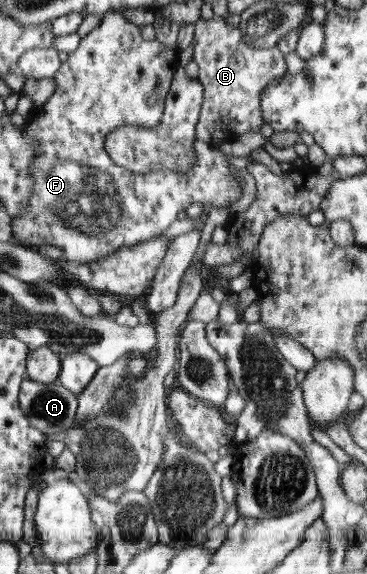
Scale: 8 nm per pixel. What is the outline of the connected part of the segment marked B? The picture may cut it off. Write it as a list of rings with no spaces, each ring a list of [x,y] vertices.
[[[200,17],[194,23],[194,53],[193,59],[198,64],[199,74],[197,79],[201,82],[205,92],[202,100],[201,115],[196,127],[196,139],[207,142],[218,151],[224,151],[232,142],[237,141],[237,137],[246,131],[258,132],[260,126],[265,124],[262,119],[260,109],[261,91],[272,80],[281,80],[287,72],[285,54],[277,46],[271,48],[258,48],[246,43],[242,32],[228,27],[225,19],[213,17],[210,20]]]

